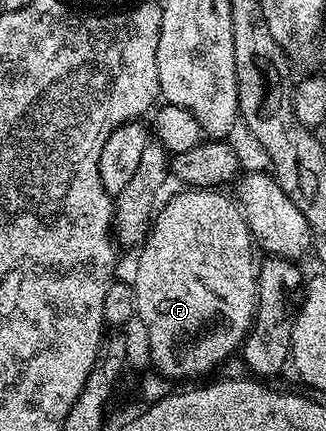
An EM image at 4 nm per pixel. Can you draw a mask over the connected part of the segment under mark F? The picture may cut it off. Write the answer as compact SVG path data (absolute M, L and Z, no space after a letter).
M191 187L172 197L166 205L163 203L153 217L146 243L139 251L142 253L138 256L138 265L134 268L132 287L134 299L138 301L136 316L146 323L146 332L150 335L150 360L163 377L174 382L189 376L206 376L233 352L235 355L249 336L258 311L256 241L250 235L250 223L241 207L220 191Z

